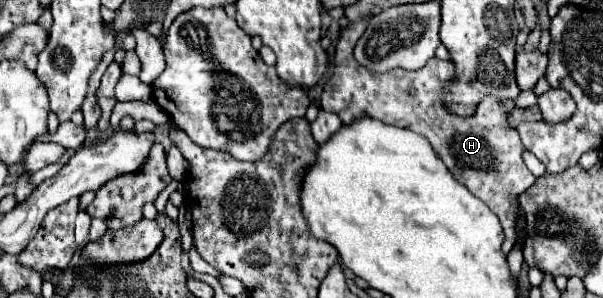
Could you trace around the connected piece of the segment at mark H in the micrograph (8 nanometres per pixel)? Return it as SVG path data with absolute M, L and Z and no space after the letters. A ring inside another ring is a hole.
M362 17L362 21L354 21L346 29L340 29L332 75L324 85L320 99L322 109L338 113L342 123L350 123L356 117L370 115L384 123L400 125L412 129L414 133L424 135L432 143L438 157L454 173L454 177L498 215L506 235L502 251L504 255L508 255L516 243L514 217L518 207L514 199L536 181L536 177L528 171L528 167L522 161L524 145L520 143L518 131L508 123L508 113L512 107L516 107L514 101L502 101L500 97L484 97L478 103L474 115L458 117L444 103L448 85L454 83L456 79L454 63L442 61L438 57L432 57L418 71L406 69L390 69L386 73L368 71L352 55L352 49L358 43L360 35L366 31L368 21L370 21L368 17ZM410 89L414 89L414 95L410 93Z

